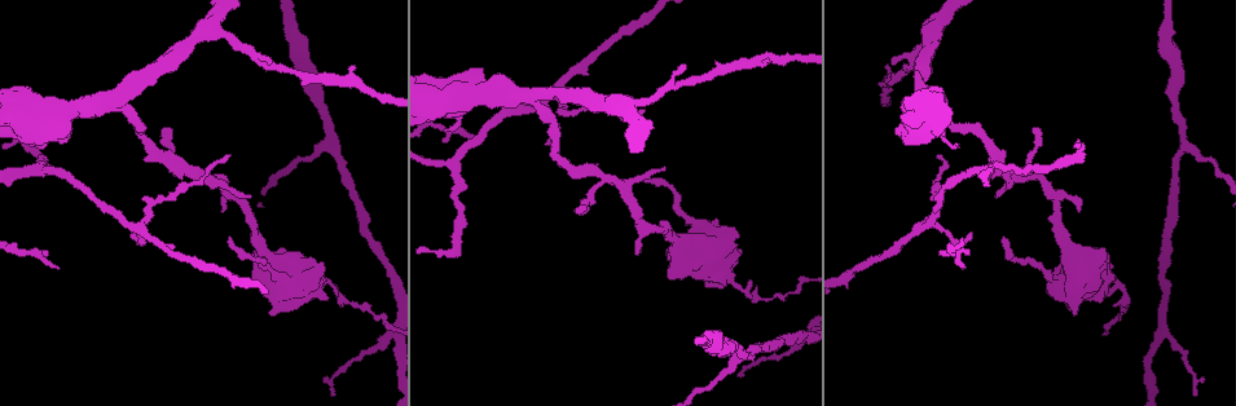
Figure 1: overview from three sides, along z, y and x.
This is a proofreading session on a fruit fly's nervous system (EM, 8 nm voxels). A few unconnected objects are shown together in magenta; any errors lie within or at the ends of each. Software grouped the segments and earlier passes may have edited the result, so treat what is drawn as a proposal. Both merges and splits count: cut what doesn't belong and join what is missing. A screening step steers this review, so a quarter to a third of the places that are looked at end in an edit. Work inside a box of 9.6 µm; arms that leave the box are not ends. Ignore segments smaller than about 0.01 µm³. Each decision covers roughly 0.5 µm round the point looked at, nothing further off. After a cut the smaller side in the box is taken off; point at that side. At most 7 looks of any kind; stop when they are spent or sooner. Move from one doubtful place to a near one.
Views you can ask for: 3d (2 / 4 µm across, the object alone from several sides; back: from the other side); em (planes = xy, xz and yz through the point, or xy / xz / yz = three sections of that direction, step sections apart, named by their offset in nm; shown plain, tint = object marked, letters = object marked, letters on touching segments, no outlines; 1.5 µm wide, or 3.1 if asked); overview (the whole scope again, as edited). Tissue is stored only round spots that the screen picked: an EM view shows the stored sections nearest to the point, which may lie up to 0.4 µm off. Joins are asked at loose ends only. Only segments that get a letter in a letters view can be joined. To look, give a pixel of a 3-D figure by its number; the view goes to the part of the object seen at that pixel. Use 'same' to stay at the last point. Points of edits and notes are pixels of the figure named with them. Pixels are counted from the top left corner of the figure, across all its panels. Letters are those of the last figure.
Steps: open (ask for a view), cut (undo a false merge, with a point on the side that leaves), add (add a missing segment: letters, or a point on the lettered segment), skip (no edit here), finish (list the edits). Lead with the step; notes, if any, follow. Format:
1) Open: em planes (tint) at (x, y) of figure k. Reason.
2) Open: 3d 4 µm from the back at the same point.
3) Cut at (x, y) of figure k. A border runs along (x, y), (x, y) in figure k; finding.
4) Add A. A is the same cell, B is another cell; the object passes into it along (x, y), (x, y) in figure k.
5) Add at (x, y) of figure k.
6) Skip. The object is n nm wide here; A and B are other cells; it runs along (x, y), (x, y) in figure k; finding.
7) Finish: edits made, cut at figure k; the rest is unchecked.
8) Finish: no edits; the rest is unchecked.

Open: 3d 4 µm at (447, 130) of figure 1. An open end.

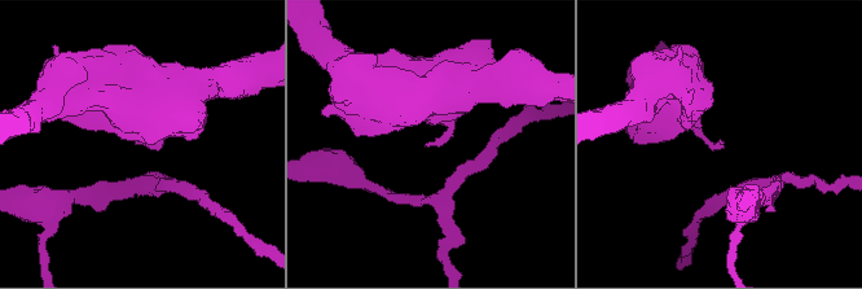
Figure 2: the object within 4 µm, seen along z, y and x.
Open: em planes (letters) at (722, 141) of figure 2.

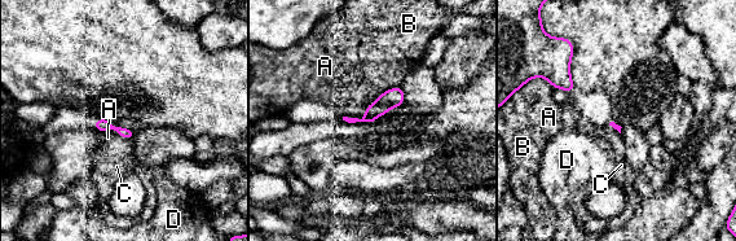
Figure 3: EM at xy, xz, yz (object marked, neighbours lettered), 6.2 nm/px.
Skip. The longest contact is with A, 170 nm; A, B, C and D are other cells; a border runs along (366, 106), (361, 118), (343, 117) in figure 3; no lettered segment goes on from it.

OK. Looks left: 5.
Open: 3d 4 µm at (40, 157) of figure 1. Abrupt turn.

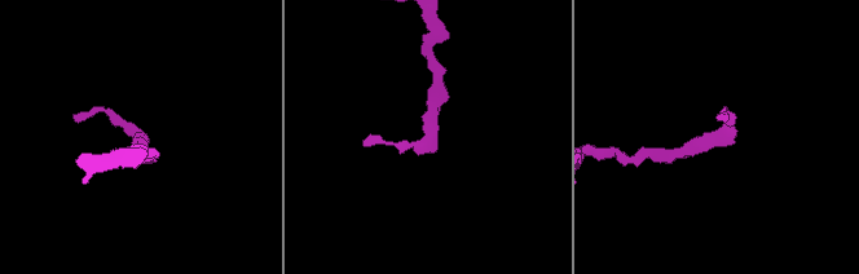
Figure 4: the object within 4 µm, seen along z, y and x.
Open: em planes (letters) at (427, 146) of figure 4. Need the tissue.

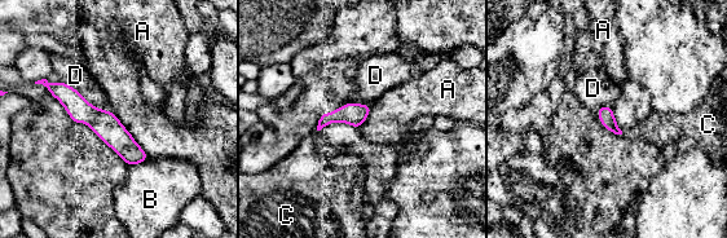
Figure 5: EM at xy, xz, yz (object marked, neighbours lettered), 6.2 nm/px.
Skip. The object is 160 nm wide here; A, B, C and D are other cells; a border runs along (110, 110), (149, 157) in figure 5; one neuron here.

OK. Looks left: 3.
Open: em xz step 4 (tint) at (141, 227) of figure 1. A fork.

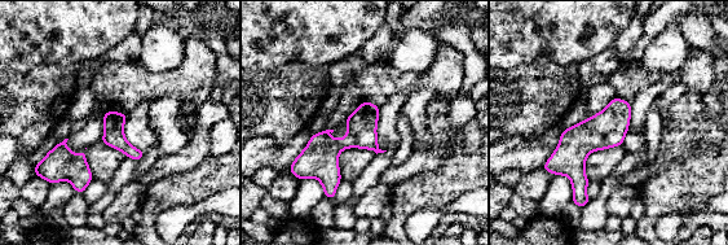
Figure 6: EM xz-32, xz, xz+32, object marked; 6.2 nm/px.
Open: em planes (tint) at the same point.

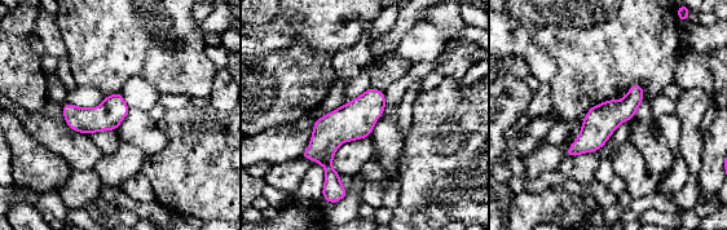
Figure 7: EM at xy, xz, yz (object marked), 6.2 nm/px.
Open: em planes (letters) at the same point. What lies round it.

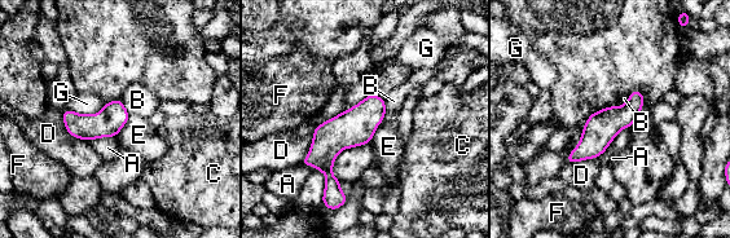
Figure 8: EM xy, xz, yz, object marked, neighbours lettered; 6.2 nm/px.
Skip. The object is 170 nm wide here; A, B, C, D, E, F and G are other cells; it runs along (379, 100), (328, 151), (338, 195) in figure 8; all the same neuron.

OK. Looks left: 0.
Finish: no edits; the rest is unchecked.

